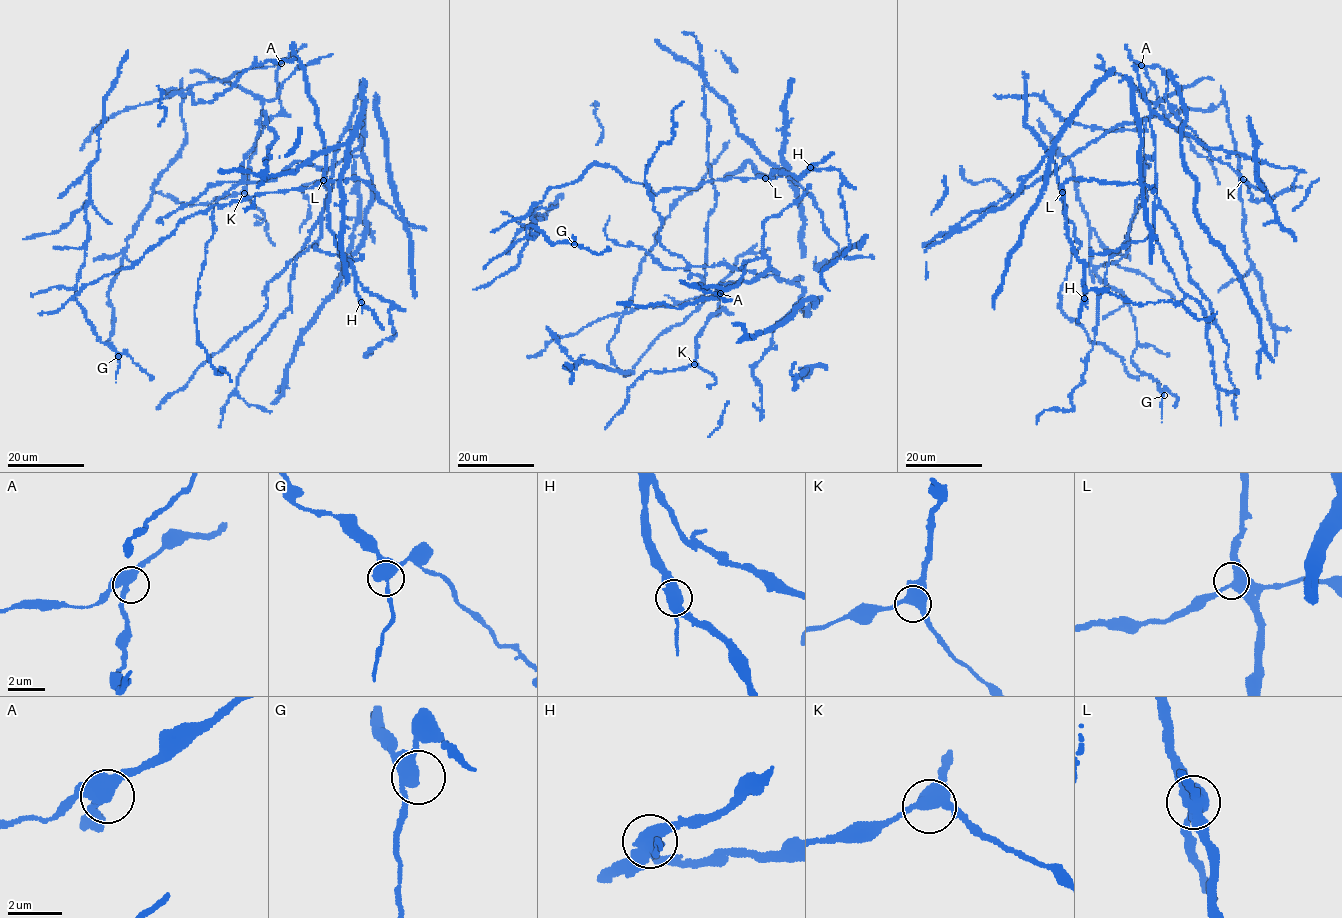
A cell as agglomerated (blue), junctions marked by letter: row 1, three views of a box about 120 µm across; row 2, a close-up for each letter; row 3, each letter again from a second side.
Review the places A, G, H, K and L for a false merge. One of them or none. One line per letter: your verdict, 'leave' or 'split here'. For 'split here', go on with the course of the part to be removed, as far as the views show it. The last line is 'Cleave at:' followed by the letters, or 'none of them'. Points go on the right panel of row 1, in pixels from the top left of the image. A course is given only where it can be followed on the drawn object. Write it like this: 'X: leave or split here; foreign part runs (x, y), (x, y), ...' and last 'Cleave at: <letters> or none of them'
A: leave
G: leave
H: leave
K: leave
L: leave
Cleave at: none of them

